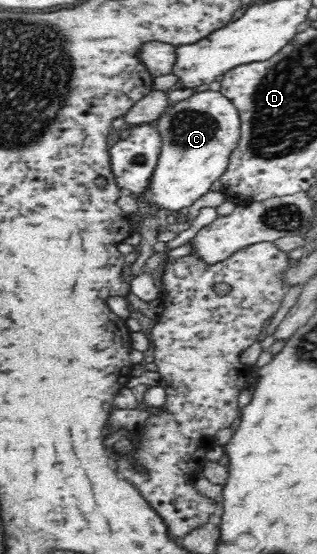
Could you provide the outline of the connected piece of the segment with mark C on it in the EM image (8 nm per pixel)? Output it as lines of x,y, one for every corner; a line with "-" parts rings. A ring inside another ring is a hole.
208,89
169,106
156,126
162,134
159,160
147,192
136,197
151,207
178,211
207,194
226,173
242,135
240,114
221,91

